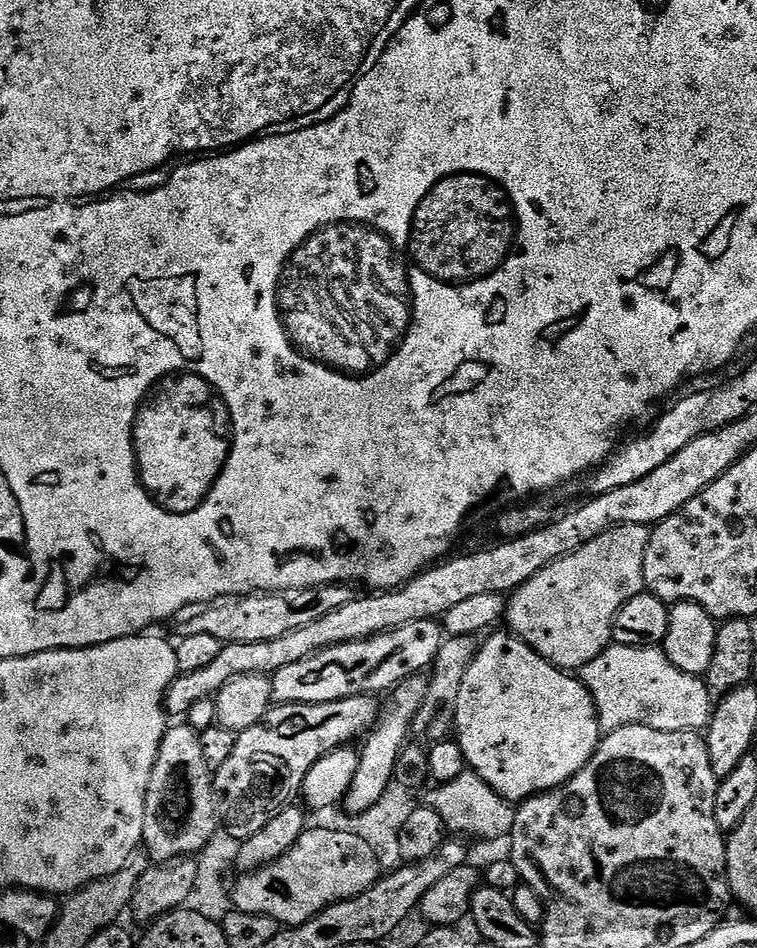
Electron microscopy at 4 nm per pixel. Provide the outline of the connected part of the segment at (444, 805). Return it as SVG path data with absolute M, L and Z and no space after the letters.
M467 770L454 781L443 783L437 788L438 790L427 794L424 802L427 807L433 807L439 814L447 831L484 840L496 840L506 835L509 837L515 831L517 813L515 807L501 799L475 772Z

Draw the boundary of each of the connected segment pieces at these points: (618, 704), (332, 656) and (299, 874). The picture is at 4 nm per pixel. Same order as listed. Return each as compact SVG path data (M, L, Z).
M613 643L582 669L582 679L592 701L596 703L596 714L605 733L626 726L650 726L650 730L667 732L695 732L707 729L713 717L714 697L707 683L701 677L683 673L659 647L635 648Z
M436 620L410 622L369 640L327 648L294 666L282 666L270 676L272 699L277 705L325 704L351 696L391 693L403 680L431 669L446 639L438 625Z
M309 827L297 844L284 856L263 868L244 874L236 884L236 890L231 893L235 904L235 911L262 914L274 918L282 926L305 924L315 916L319 916L325 908L342 900L351 900L352 897L367 892L377 880L381 879L380 860L376 857L377 849L373 845L356 836L355 831L335 832L332 828Z

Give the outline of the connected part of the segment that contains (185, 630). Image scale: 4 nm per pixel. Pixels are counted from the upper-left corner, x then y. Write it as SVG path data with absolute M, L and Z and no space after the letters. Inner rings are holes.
M325 584L323 588L299 588L298 590L290 592L270 592L267 594L253 594L251 596L225 596L207 606L201 607L199 611L192 614L197 614L197 616L190 617L189 620L181 626L179 635L181 637L186 637L190 634L210 634L210 638L218 638L221 642L227 642L229 644L241 644L242 642L270 642L272 638L282 638L284 634L290 634L304 626L310 626L312 622L318 622L320 618L326 618L326 616L331 612L351 603L354 599L354 593L352 592L353 589L346 584Z

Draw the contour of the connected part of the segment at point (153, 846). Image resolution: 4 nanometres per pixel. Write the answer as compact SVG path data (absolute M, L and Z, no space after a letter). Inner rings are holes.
M187 722L169 727L145 794L143 847L156 862L180 862L201 853L218 829L218 784L203 752L201 733Z

